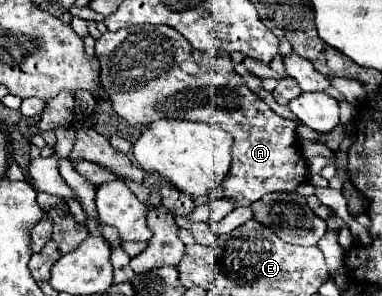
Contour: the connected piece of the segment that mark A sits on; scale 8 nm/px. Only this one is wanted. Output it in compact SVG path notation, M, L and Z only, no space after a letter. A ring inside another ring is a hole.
M128 26L116 32L104 32L96 40L96 54L102 64L102 88L110 96L110 102L120 118L128 124L152 124L160 118L178 118L178 120L194 120L216 124L222 130L228 130L234 138L232 144L232 168L230 176L224 184L224 196L232 198L236 206L250 206L254 200L260 200L268 192L290 192L298 184L308 180L308 166L302 156L294 152L298 144L296 124L288 118L272 112L234 72L234 64L230 56L222 56L216 52L198 52L190 46L190 42L170 26ZM184 60L194 60L198 64L196 74L186 74L180 64Z

